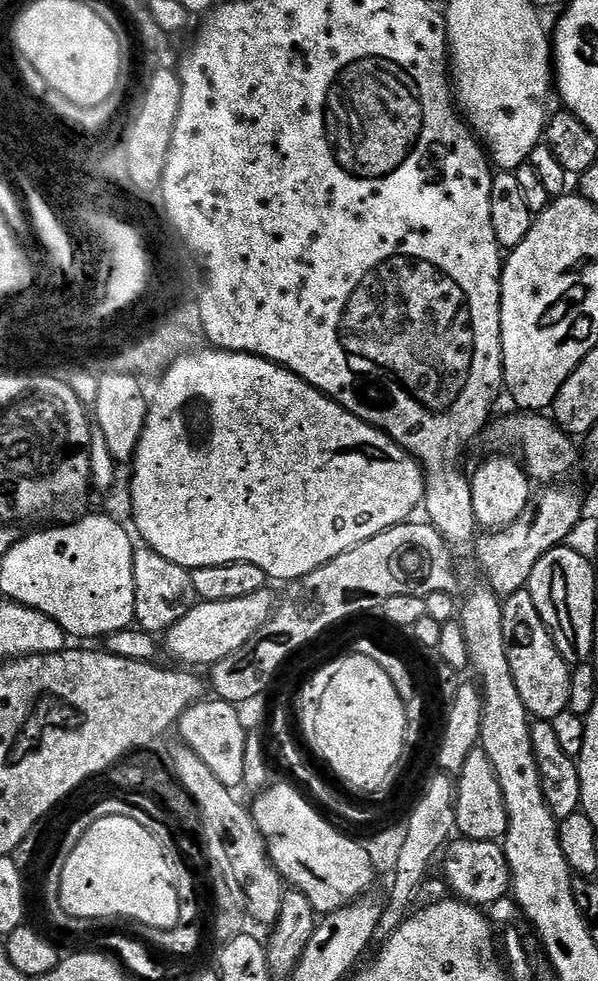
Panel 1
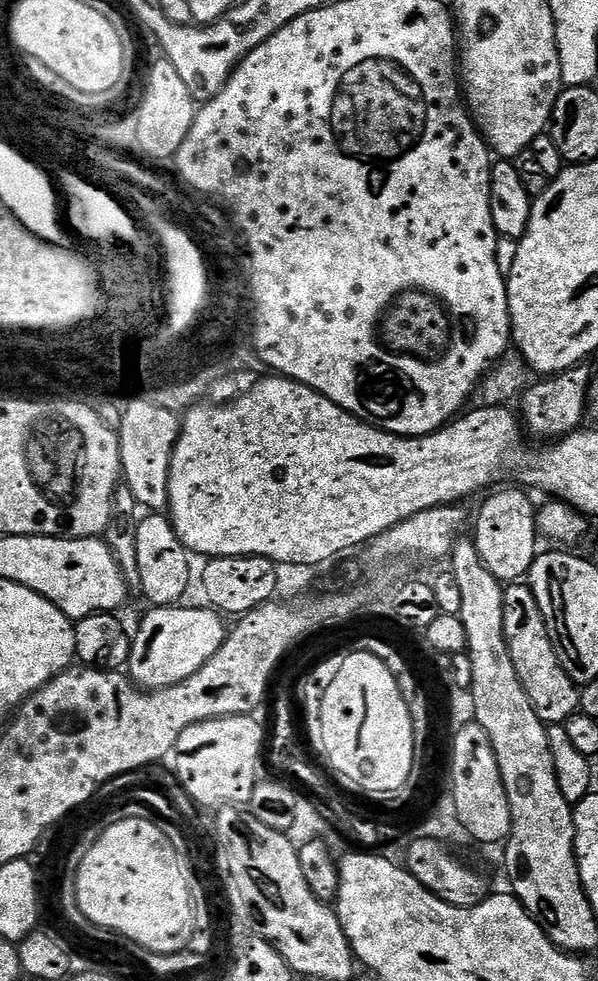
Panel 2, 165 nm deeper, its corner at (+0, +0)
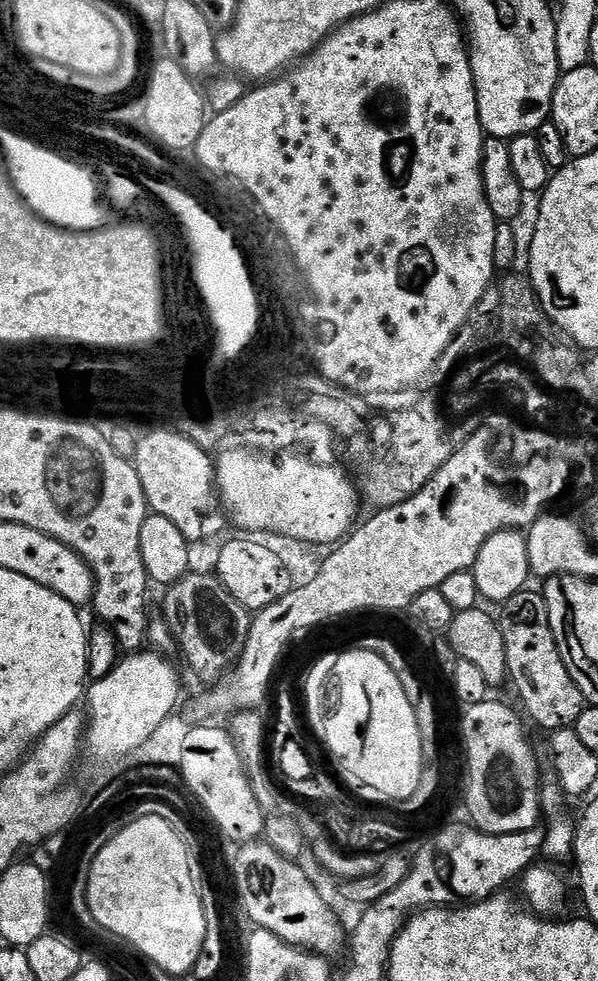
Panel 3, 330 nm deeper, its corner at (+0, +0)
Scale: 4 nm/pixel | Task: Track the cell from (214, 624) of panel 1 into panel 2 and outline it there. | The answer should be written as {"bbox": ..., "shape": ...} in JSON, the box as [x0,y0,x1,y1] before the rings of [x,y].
{"bbox":[126,607,226,690],"shape":[[[153,607],[144,616],[140,629],[132,636],[132,649],[126,665],[133,684],[144,690],[169,688],[202,670],[222,646],[226,635],[225,617],[211,607]]]}

